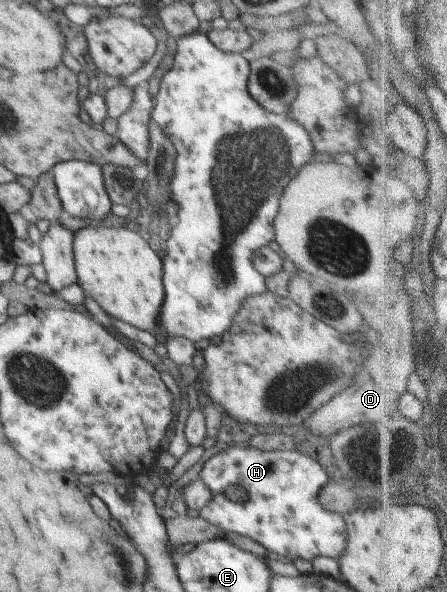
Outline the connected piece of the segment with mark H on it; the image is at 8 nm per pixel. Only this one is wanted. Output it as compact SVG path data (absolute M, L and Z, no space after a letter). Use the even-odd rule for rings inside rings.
M248 442L229 445L217 456L211 456L203 463L201 480L211 490L211 502L199 511L200 517L207 523L217 524L224 532L249 536L267 550L287 556L291 560L301 558L315 560L318 556L334 558L336 561L346 549L347 526L342 514L329 512L319 502L319 490L324 488L329 476L319 461L311 456L293 450L255 450Z

